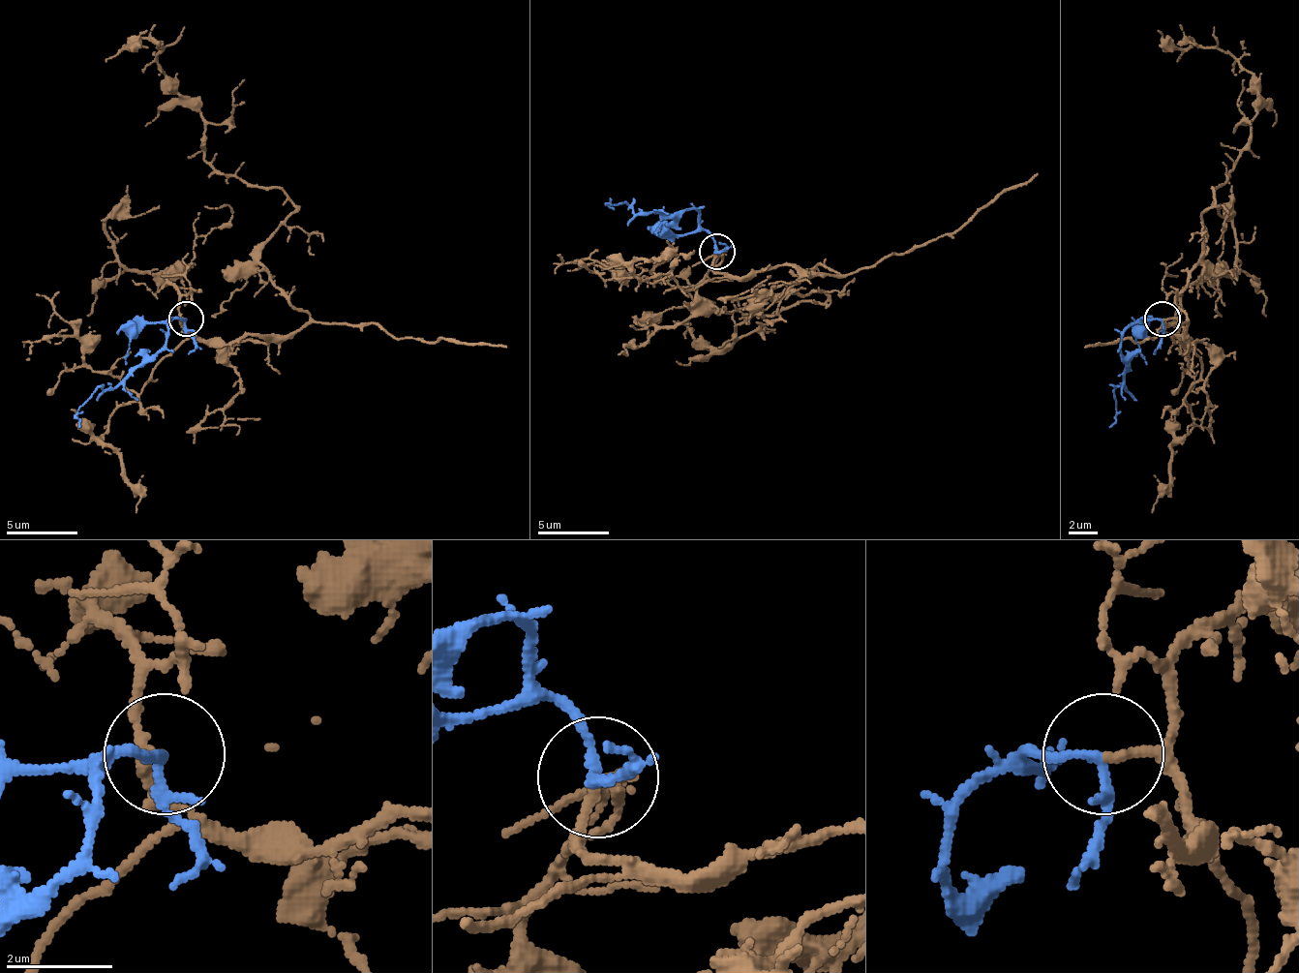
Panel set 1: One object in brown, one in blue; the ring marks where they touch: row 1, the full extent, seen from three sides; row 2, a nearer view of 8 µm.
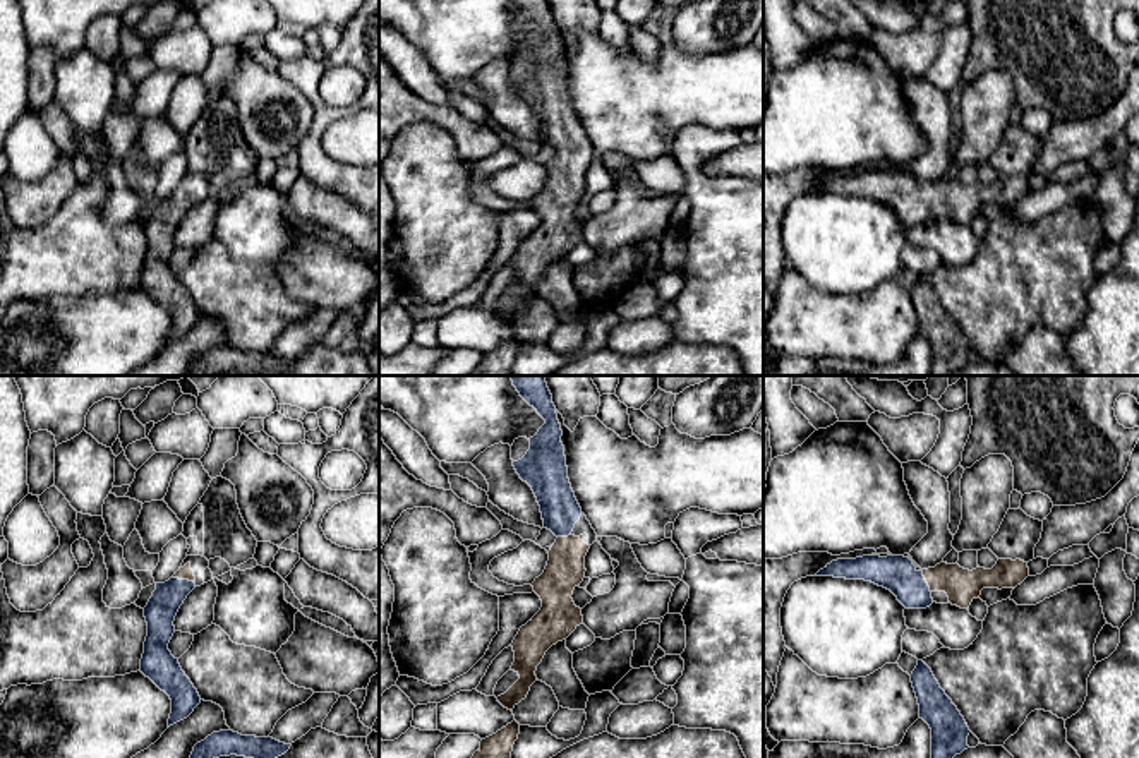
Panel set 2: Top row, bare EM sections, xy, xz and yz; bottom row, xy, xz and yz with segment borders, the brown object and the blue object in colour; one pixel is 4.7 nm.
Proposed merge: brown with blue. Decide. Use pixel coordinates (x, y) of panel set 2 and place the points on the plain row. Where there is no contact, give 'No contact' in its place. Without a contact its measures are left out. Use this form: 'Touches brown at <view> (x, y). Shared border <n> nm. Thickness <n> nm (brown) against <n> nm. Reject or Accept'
Touches brown at xy (184, 194). Shared border 110 nm. Thickness 60 nm (brown) against 150 nm. Accept

